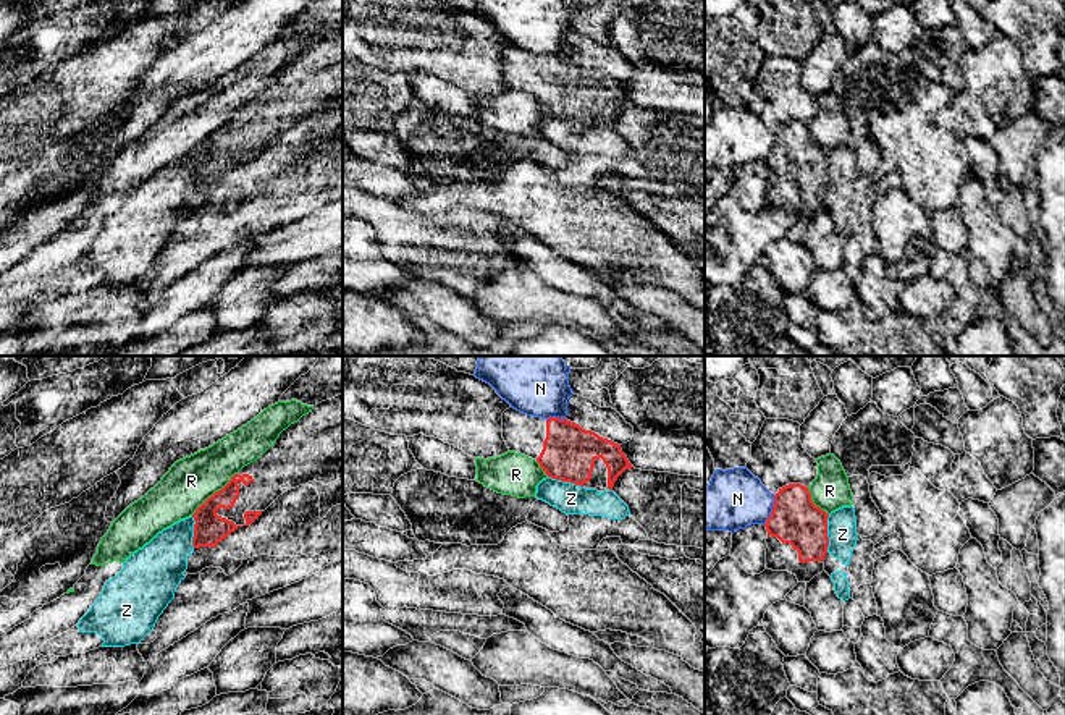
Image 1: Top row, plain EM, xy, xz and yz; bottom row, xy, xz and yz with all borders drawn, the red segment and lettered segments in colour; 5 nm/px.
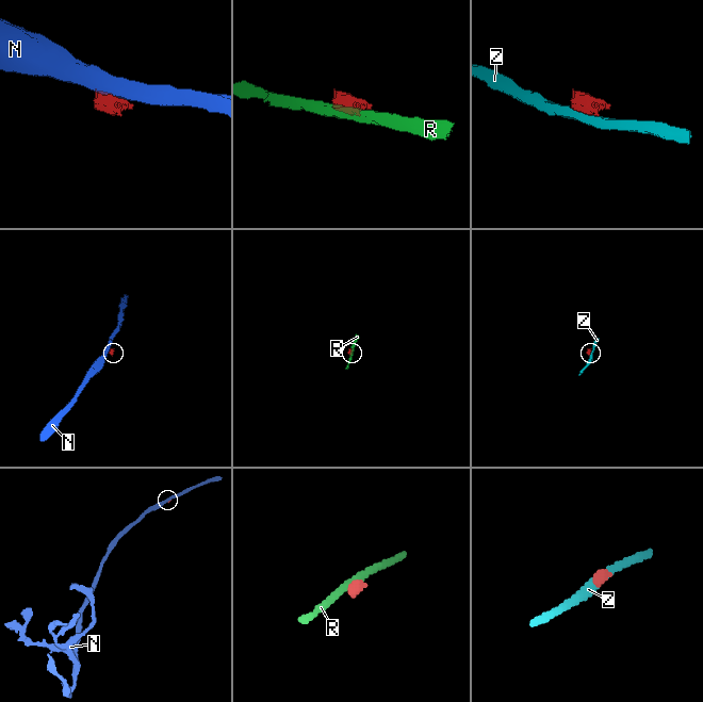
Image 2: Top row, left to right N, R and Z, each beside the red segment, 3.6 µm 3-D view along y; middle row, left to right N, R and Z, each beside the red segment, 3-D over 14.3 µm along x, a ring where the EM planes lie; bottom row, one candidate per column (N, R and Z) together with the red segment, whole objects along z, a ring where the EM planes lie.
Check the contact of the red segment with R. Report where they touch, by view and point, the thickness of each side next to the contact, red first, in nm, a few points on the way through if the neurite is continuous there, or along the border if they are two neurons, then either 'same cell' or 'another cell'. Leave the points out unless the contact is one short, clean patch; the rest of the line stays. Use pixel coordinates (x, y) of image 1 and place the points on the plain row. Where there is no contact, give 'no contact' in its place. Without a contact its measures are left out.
xy (215, 130) | 160/240 nm | along xy (236, 110), (191, 152) | another cell

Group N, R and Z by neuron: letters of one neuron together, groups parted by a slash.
N / R / Z

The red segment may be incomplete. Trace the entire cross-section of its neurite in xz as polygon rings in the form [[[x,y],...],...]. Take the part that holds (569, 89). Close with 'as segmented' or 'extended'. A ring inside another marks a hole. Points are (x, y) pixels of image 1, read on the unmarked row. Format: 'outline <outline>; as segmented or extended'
outline [[[514,45],[503,50],[503,76],[509,89],[516,89],[535,97],[551,116],[570,120],[585,126],[612,128],[617,115],[634,104],[622,91],[621,82],[600,74],[579,61],[559,55],[533,55]]]; extended

